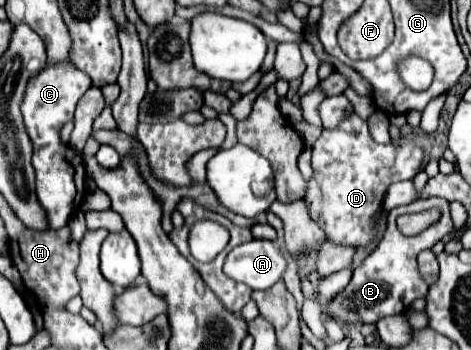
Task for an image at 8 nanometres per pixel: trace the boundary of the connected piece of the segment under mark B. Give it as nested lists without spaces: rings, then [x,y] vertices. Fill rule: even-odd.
[[[426,198],[426,200],[416,200],[408,206],[400,206],[388,212],[388,222],[386,222],[386,230],[382,240],[378,242],[378,246],[374,248],[374,252],[362,262],[360,268],[354,270],[354,276],[350,280],[350,284],[346,286],[346,290],[332,302],[328,302],[324,306],[324,312],[338,316],[342,322],[348,324],[374,324],[384,316],[394,316],[394,314],[402,314],[406,312],[412,302],[416,298],[424,298],[430,290],[428,282],[422,278],[418,264],[416,264],[416,256],[426,250],[432,248],[438,240],[442,240],[450,230],[454,228],[452,218],[450,218],[450,208],[448,202],[442,198]],[[428,208],[440,208],[442,210],[442,218],[438,220],[438,224],[426,228],[424,232],[420,232],[418,236],[404,236],[398,226],[396,226],[396,218],[402,214],[414,214],[414,212],[422,212]]]

